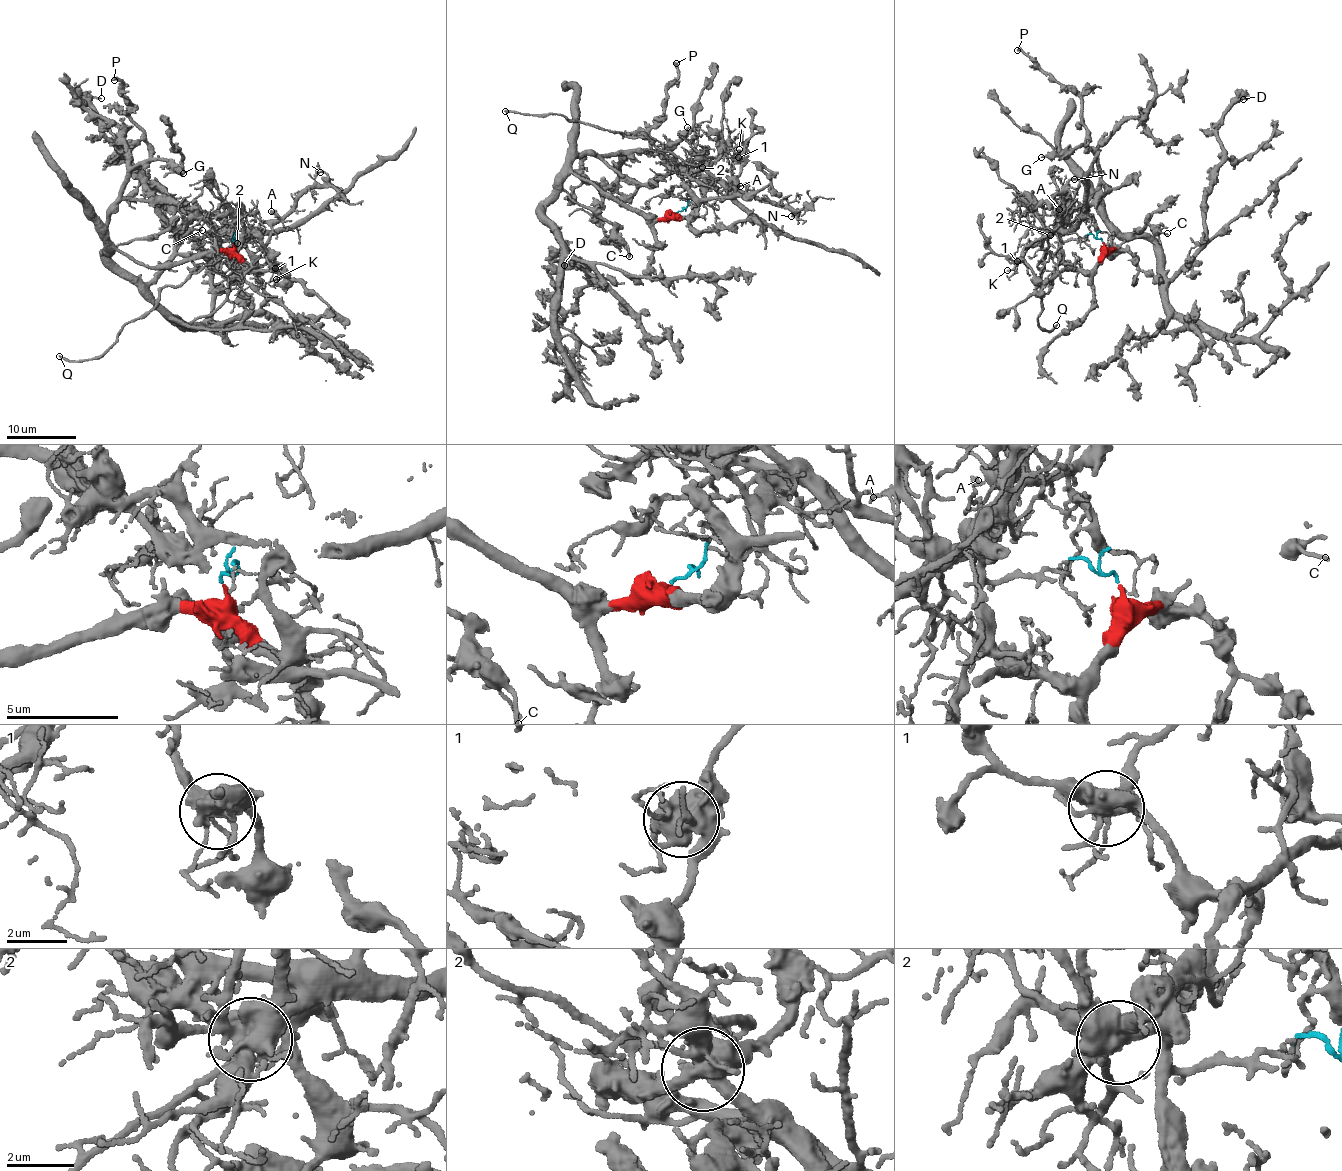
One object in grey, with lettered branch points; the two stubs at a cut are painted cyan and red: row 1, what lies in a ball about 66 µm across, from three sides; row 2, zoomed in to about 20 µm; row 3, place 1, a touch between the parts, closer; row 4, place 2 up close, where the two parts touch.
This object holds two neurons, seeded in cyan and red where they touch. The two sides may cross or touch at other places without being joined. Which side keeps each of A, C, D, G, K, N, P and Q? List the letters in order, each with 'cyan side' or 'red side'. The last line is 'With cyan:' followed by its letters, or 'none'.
A: cyan side
C: red side
D: red side
G: red side
K: cyan side
N: cyan side
P: red side
Q: cyan side
With cyan: A, K, N, Q

